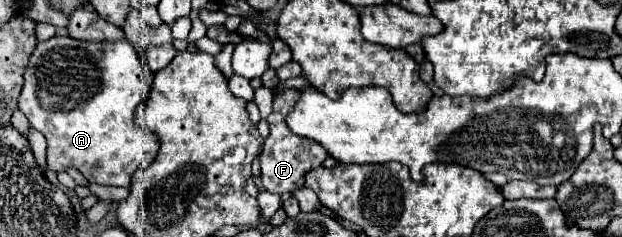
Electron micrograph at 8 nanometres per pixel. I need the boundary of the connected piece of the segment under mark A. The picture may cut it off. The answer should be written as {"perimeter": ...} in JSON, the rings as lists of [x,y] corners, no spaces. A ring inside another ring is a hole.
{"perimeter":[[[53,37],[49,41],[43,41],[35,47],[31,59],[29,59],[29,65],[25,69],[25,85],[23,85],[23,91],[21,91],[21,97],[19,97],[19,109],[25,113],[25,117],[31,121],[31,127],[37,129],[39,133],[45,135],[47,139],[47,167],[55,173],[61,173],[61,171],[67,171],[69,167],[77,169],[89,183],[99,183],[99,185],[117,185],[117,187],[129,187],[131,185],[131,177],[135,175],[135,171],[139,167],[147,167],[151,165],[151,161],[155,159],[157,155],[157,149],[159,149],[159,139],[155,135],[151,135],[151,131],[147,129],[139,129],[135,125],[135,115],[137,115],[137,109],[139,105],[143,105],[149,97],[149,91],[151,91],[151,85],[153,85],[153,73],[149,71],[147,65],[143,65],[143,61],[139,59],[137,51],[133,49],[133,45],[123,39],[123,41],[101,41],[101,43],[91,43],[91,41],[77,41],[77,39],[71,39],[71,37]]]}

